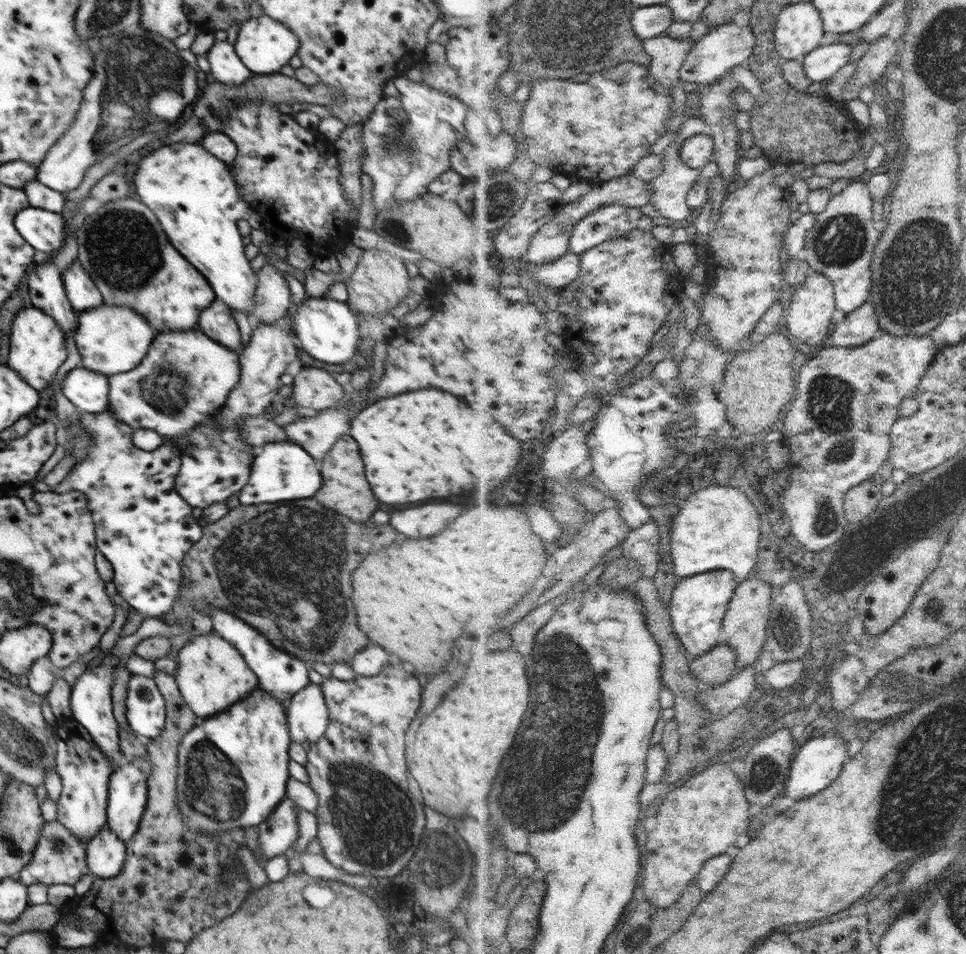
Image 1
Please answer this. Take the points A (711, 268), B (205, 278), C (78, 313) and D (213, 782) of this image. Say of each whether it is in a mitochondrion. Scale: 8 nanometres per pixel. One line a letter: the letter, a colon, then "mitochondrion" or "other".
A: other
B: other
C: other
D: mitochondrion

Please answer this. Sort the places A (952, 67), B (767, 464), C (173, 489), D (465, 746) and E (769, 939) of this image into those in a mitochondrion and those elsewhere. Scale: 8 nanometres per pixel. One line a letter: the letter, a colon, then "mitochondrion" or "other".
A: mitochondrion
B: other
C: other
D: other
E: other

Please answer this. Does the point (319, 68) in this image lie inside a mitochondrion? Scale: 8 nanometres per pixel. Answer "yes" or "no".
no

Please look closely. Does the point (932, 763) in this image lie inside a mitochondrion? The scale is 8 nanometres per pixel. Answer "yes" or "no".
yes

